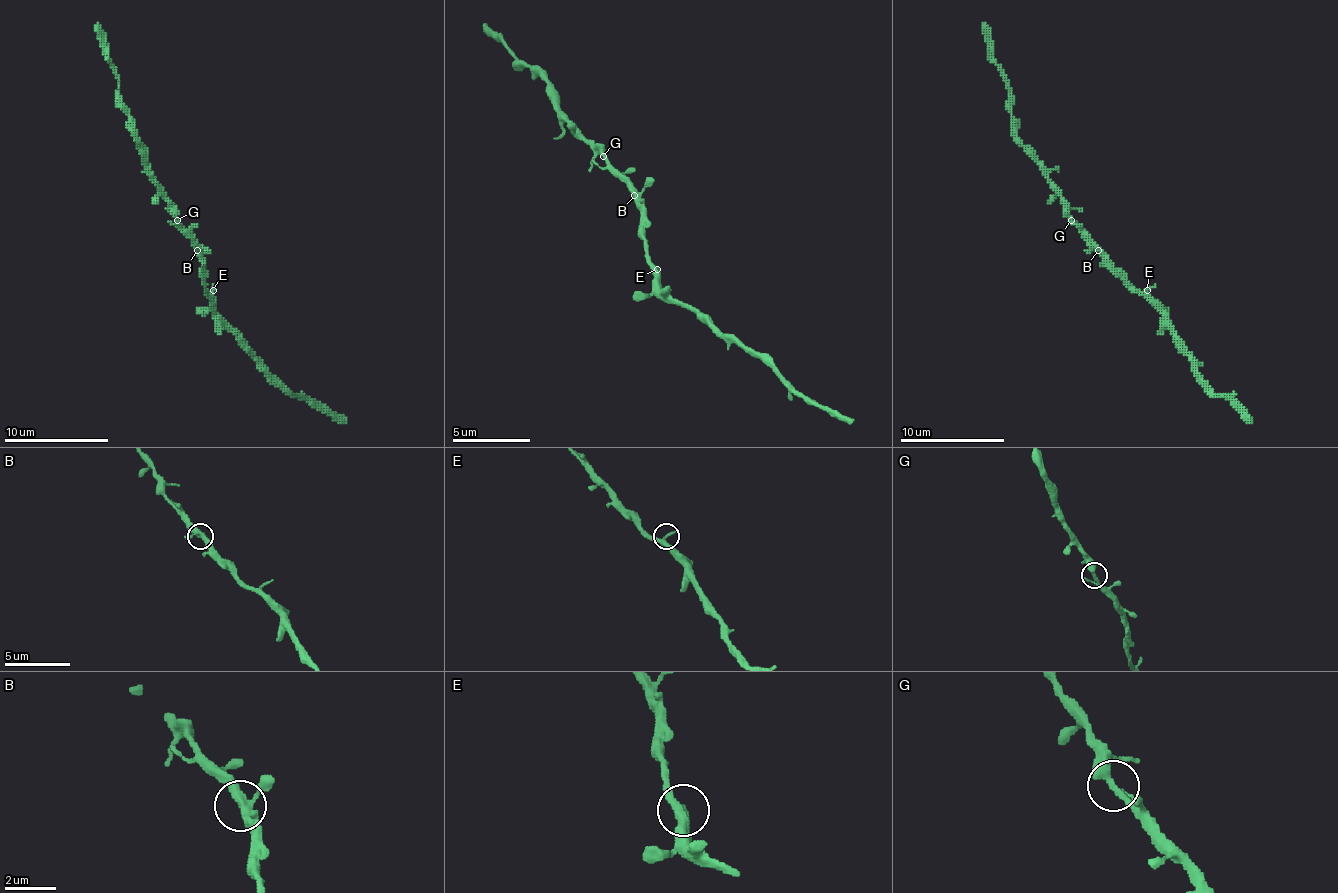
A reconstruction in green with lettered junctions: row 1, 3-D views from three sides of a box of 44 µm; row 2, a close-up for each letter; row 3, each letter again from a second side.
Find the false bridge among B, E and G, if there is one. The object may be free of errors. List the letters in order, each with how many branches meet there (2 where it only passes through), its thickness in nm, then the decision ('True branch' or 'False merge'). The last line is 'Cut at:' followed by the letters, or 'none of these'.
B: Branches: 3. Thickness 360 nm. True branch
E: Branches: 2. Thickness 300 nm. True branch
G: Branches: 3. Thickness 260 nm. True branch
Cut at: none of these

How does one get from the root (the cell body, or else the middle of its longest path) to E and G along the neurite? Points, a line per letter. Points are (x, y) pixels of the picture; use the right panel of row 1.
E: (1098, 245), (1098, 250), (1137, 290), (1142, 292), (1147, 290)
G: (1098, 245), (1071, 219)

